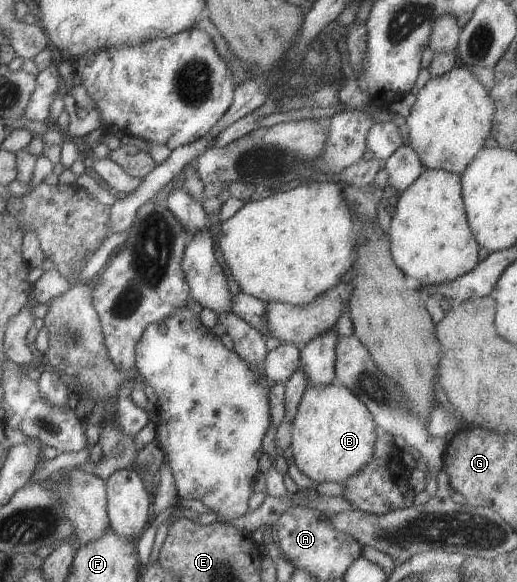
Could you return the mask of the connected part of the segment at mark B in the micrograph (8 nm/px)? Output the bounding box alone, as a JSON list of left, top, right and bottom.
[290,380,377,482]

